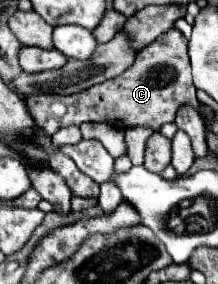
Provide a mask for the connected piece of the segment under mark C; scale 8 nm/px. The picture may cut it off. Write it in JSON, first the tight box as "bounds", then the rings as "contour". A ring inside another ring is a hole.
{"bounds":[26,28,200,136],"contour":[[[170,28],[166,34],[162,34],[156,42],[150,42],[138,52],[138,62],[126,70],[126,74],[120,74],[118,78],[112,78],[110,82],[92,86],[90,90],[82,90],[82,94],[70,94],[70,96],[54,96],[54,94],[38,94],[38,96],[28,96],[26,106],[32,114],[32,118],[46,130],[50,136],[64,126],[80,126],[82,122],[106,122],[116,128],[130,128],[130,126],[150,126],[152,130],[158,130],[166,122],[174,122],[176,110],[182,104],[190,104],[196,110],[200,110],[200,102],[196,100],[196,88],[190,78],[190,60],[188,60],[188,50],[186,50],[186,36]]]}

